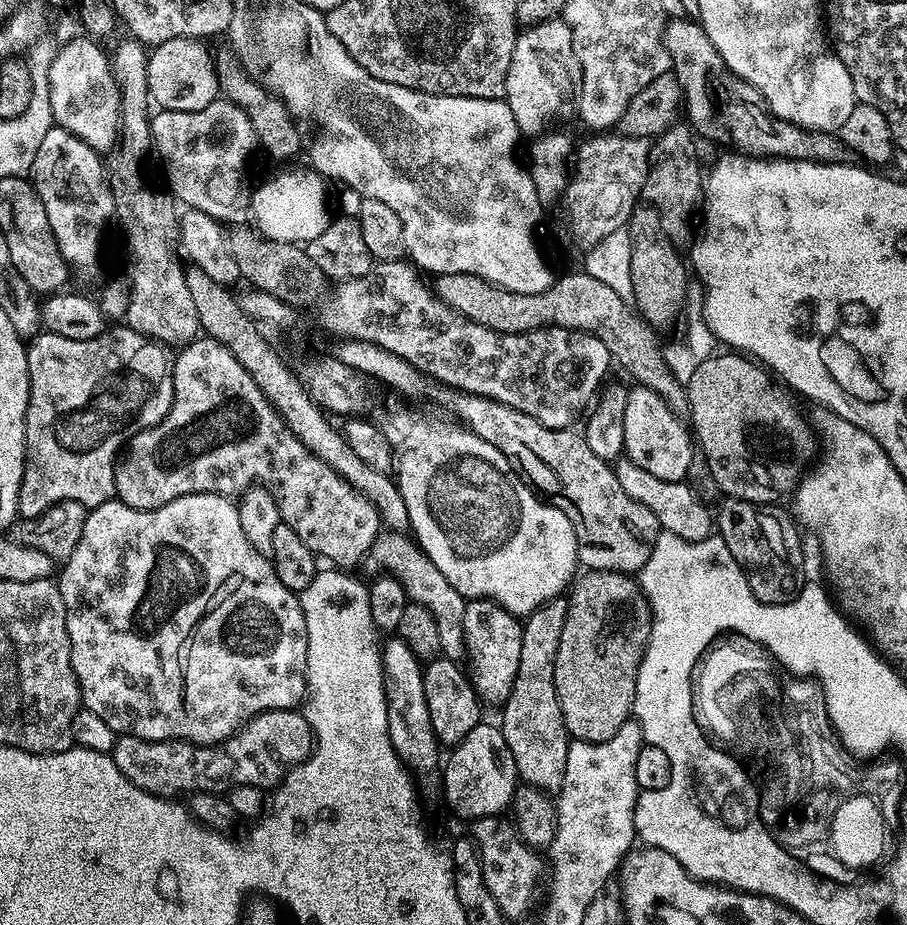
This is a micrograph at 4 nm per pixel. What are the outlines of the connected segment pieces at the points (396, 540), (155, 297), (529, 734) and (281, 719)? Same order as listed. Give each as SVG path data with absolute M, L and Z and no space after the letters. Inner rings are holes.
M381 531L376 541L372 543L370 560L393 576L396 576L406 590L409 601L413 604L425 604L434 614L438 626L438 638L443 655L448 658L460 658L465 655L464 619L466 618L466 598L446 582L442 570L430 562L430 558L418 544L407 535L399 532Z
M127 38L116 49L110 52L113 78L120 91L120 129L119 139L114 151L107 157L106 171L108 184L112 187L112 197L116 203L115 219L120 219L120 228L124 231L124 240L128 243L128 256L132 261L128 264L126 275L132 284L130 294L130 310L126 317L127 327L141 332L165 346L183 346L195 339L201 331L198 312L194 301L190 298L190 289L186 284L185 265L178 255L174 242L180 239L180 218L178 204L167 191L159 192L148 181L148 172L144 163L148 160L148 152L153 151L152 121L150 119L150 97L148 95L148 53L149 49L135 38Z
M558 595L523 621L522 658L518 662L514 686L502 705L502 731L506 746L510 746L510 754L514 754L519 779L535 788L543 788L549 794L559 793L562 786L570 743L554 690L554 658L558 654L558 642L562 642L567 614L568 601L563 595Z
M279 708L259 712L245 720L227 740L218 744L191 744L188 740L143 740L117 735L112 761L142 790L155 796L175 797L175 792L220 792L236 784L271 789L293 764L308 758L314 737L303 711Z

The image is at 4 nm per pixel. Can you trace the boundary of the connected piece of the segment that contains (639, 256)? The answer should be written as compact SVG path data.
M638 202L632 207L626 227L630 234L630 282L635 311L652 326L666 324L684 304L684 295L688 292L688 276L690 280L689 265L672 245L668 237L669 229L655 205Z

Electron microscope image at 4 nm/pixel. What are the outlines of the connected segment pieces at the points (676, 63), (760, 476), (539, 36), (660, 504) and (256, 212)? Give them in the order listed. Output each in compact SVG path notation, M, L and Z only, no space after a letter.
M681 18L682 20L669 19L664 26L664 49L666 54L670 54L672 63L670 72L675 76L680 95L682 97L682 108L688 117L687 123L701 137L716 136L719 132L725 132L733 140L735 147L739 151L752 158L775 158L778 160L814 160L818 164L838 164L845 159L846 149L844 143L840 141L836 134L813 134L805 131L804 128L798 128L773 116L768 110L768 103L762 98L758 90L745 80L739 80L737 76L732 75L724 65L724 59L718 54L714 42L706 34L704 27L692 18Z
M711 355L686 383L686 412L692 415L690 428L699 451L700 448L704 451L713 482L724 491L725 497L737 496L739 500L755 504L776 504L787 492L788 495L795 493L802 477L809 471L808 463L816 456L818 432L804 417L801 401L783 383L773 379L769 369L747 355L728 355L732 356Z
M562 18L529 24L517 35L510 70L504 83L504 99L521 133L543 133L551 125L548 123L563 110L564 103L579 97L581 86L582 66L578 62L578 54L574 54L568 24Z
M627 458L615 461L614 471L618 482L622 482L622 490L626 490L626 494L630 494L630 498L642 502L642 506L646 506L646 510L650 510L650 514L654 514L654 518L658 518L663 531L678 534L678 538L689 542L705 540L706 537L713 535L713 513L710 508L708 512L707 506L687 488L687 483L666 482L662 478L654 478L654 474L642 470L642 466L638 466Z
M294 168L254 188L250 196L250 214L254 216L257 233L270 241L282 244L305 245L318 238L332 219L328 210L325 177L312 168Z

